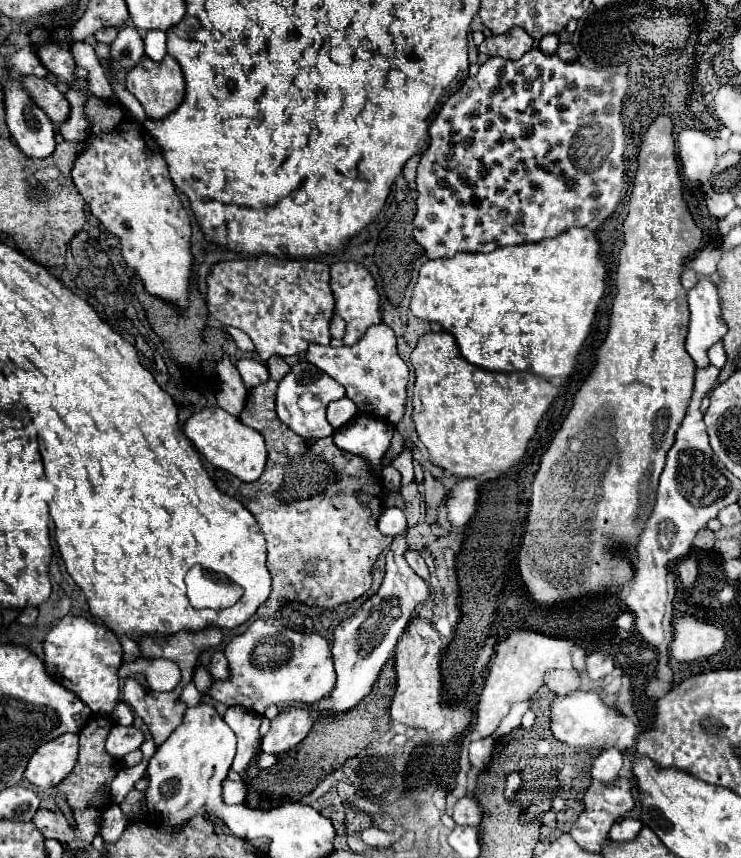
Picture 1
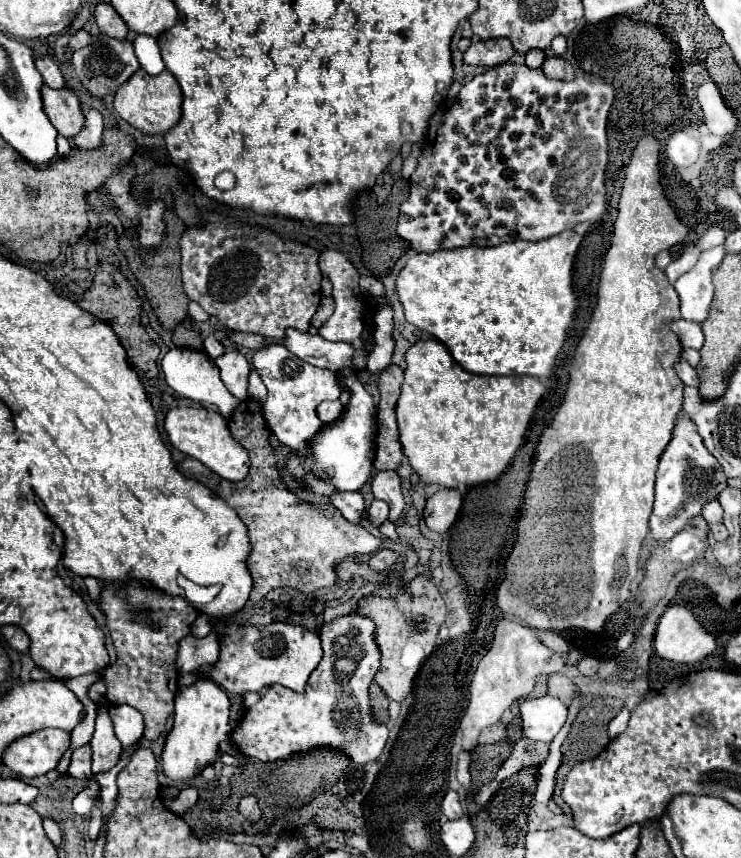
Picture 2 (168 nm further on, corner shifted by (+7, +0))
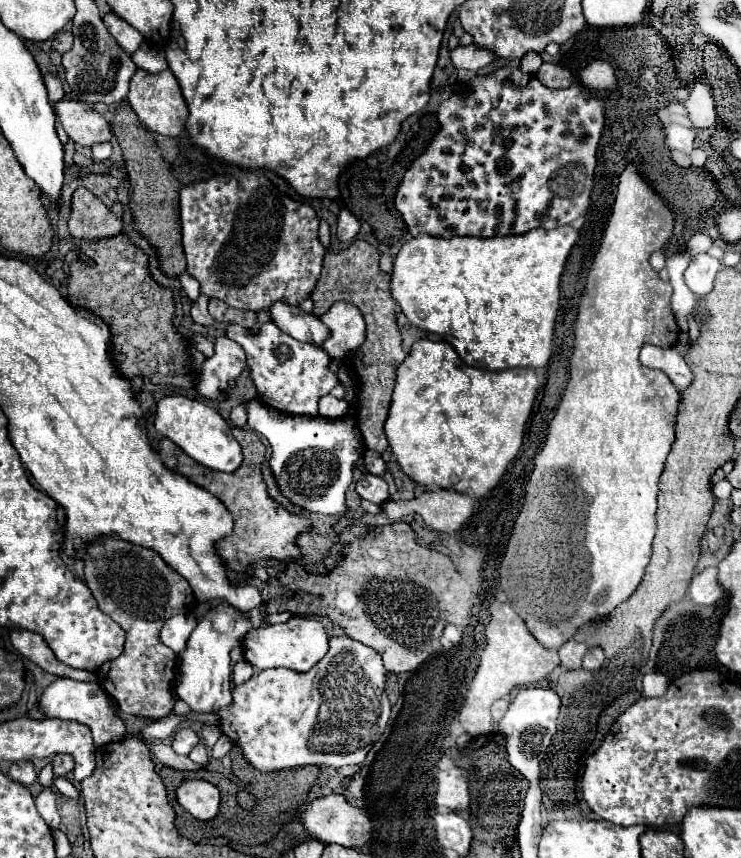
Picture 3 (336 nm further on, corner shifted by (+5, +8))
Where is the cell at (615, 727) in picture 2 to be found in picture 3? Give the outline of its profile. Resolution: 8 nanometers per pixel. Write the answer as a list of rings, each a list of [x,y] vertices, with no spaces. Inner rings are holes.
[[[651,673],[643,677],[643,697],[659,697],[665,693],[669,681],[661,673]]]

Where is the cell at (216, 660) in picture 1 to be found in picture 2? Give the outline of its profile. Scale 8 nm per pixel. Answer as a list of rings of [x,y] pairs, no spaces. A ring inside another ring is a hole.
[[[211,631],[205,637],[195,637],[189,633],[189,637],[183,637],[179,641],[179,653],[177,653],[177,669],[181,673],[195,673],[197,669],[207,669],[219,659],[219,635]]]

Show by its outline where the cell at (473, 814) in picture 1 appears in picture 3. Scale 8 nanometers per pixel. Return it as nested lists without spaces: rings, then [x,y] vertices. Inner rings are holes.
[[[451,767],[437,773],[437,805],[449,807],[451,811],[469,809],[469,789],[467,777],[459,767]]]

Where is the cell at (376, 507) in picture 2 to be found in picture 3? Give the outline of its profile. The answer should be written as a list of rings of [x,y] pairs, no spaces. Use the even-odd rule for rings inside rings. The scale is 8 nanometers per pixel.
[[[367,473],[361,481],[357,481],[357,493],[359,493],[363,499],[367,499],[367,501],[371,501],[371,503],[377,503],[377,505],[389,501],[389,489],[387,489],[385,479],[373,477],[373,475],[369,475],[369,473]]]

